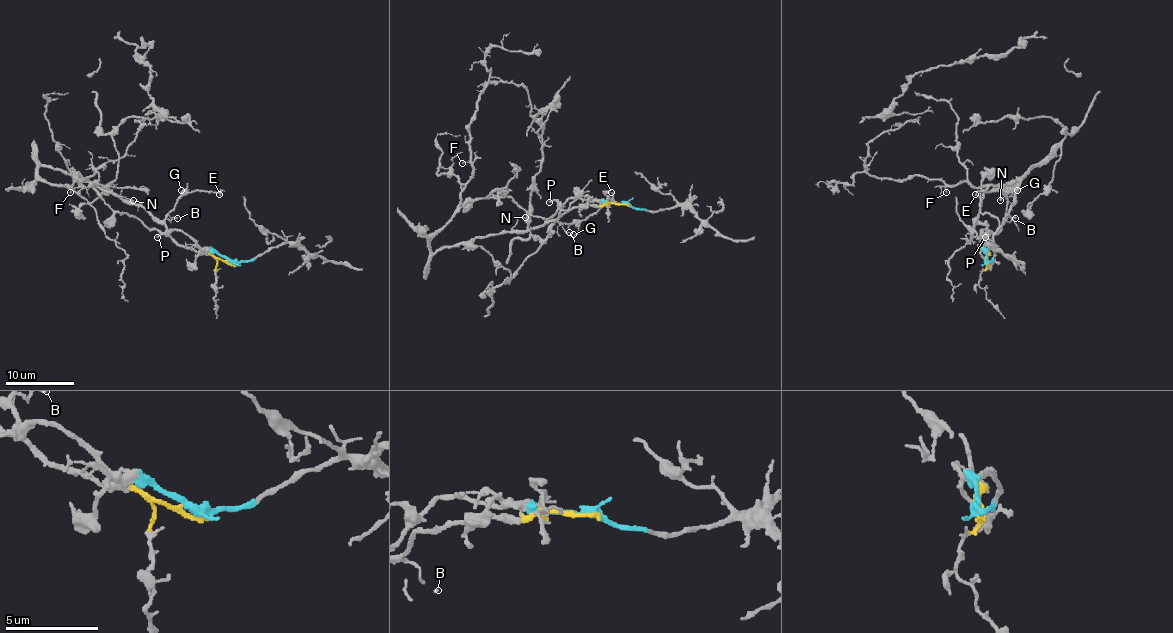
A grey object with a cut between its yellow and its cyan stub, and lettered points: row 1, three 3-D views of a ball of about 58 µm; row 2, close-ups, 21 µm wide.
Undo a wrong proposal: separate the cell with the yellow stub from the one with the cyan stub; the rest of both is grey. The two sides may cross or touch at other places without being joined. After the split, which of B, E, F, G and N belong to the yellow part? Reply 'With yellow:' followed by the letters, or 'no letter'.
With yellow: B, E, F, G, N

